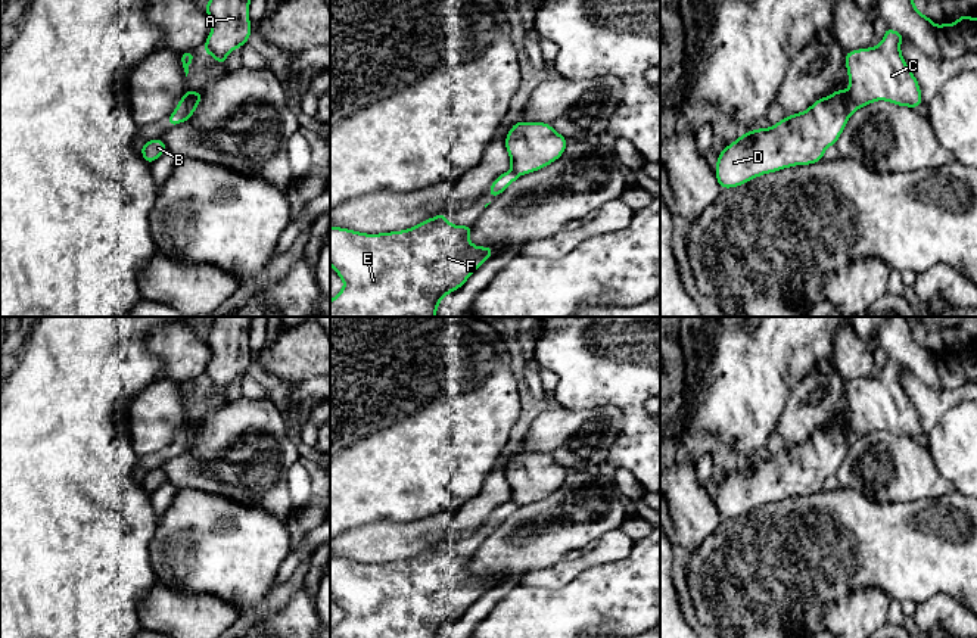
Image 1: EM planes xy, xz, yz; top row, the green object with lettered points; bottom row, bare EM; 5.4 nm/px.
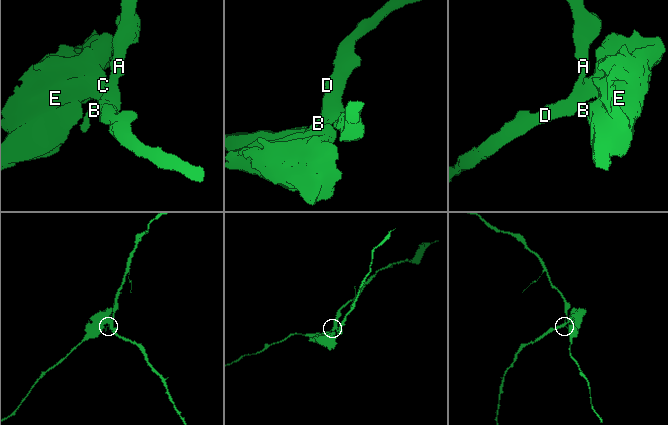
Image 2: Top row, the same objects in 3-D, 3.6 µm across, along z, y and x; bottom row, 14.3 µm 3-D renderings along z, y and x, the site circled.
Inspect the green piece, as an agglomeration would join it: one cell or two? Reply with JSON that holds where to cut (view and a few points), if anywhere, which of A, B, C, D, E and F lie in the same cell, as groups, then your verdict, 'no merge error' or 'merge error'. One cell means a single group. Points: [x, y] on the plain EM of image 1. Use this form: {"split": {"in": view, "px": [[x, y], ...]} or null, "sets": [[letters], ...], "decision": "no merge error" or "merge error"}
{"split": {"in": "xy", "px": [[187, 420], [187, 442], [183, 450]]}, "sets": [["A", "B", "D"], ["C", "E", "F"]], "decision": "merge error"}

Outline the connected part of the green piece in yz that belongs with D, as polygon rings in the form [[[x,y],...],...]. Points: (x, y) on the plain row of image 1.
[[[837,418],[809,439],[787,445],[769,458],[743,463],[719,485],[715,498],[721,519],[749,513],[768,502],[822,491],[825,479],[837,473],[847,451],[847,421]]]

